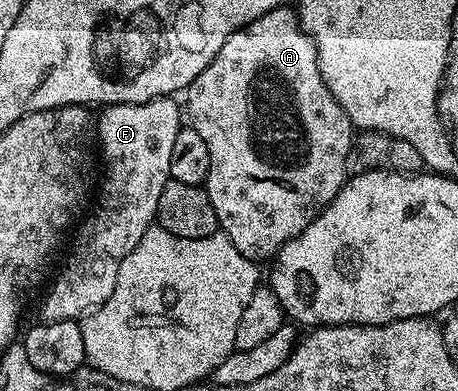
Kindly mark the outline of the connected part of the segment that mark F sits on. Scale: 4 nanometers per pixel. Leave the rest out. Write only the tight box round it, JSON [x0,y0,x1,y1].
[41,97,183,323]

